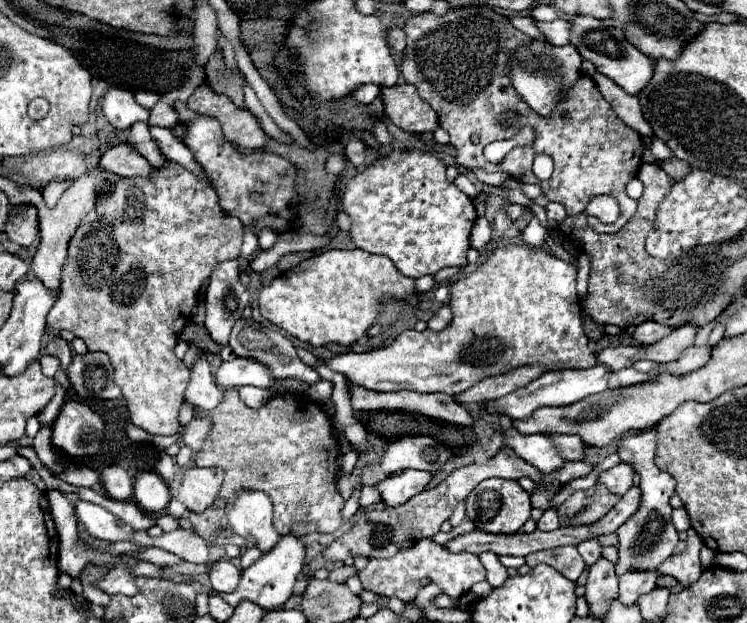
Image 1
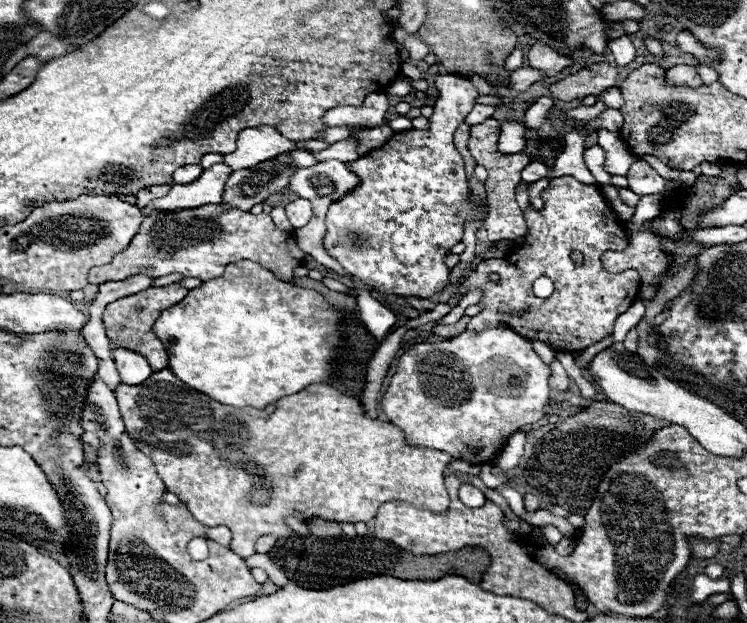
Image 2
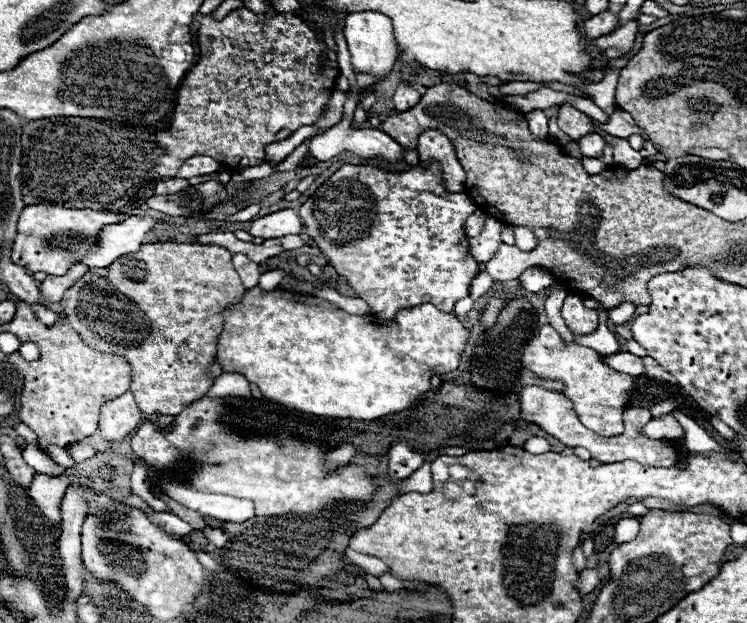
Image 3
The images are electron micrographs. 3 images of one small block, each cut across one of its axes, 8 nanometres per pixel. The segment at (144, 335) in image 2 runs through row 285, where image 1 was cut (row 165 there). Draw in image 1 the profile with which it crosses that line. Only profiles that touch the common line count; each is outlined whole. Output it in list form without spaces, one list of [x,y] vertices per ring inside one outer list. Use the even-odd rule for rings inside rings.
[[[170,162],[168,170],[158,170],[156,176],[152,178],[124,178],[118,180],[114,184],[114,192],[110,196],[106,196],[104,200],[100,200],[98,208],[86,216],[86,220],[78,226],[70,248],[68,248],[68,258],[66,264],[62,268],[62,286],[60,286],[60,296],[56,300],[56,304],[52,306],[52,310],[48,312],[48,334],[58,334],[60,330],[70,330],[74,332],[78,338],[82,338],[88,346],[90,352],[106,352],[110,356],[110,362],[114,366],[114,382],[120,386],[122,396],[126,398],[128,404],[128,412],[130,412],[130,420],[132,424],[136,424],[138,428],[146,430],[148,434],[178,434],[182,430],[180,422],[178,422],[178,410],[184,398],[184,390],[188,386],[188,378],[190,378],[190,370],[186,368],[186,364],[182,360],[178,360],[174,356],[174,346],[180,338],[180,332],[184,328],[184,324],[190,320],[190,312],[196,306],[196,298],[198,298],[198,290],[200,286],[208,280],[212,268],[224,260],[232,260],[240,256],[240,244],[242,244],[242,222],[234,216],[228,216],[220,204],[218,204],[218,196],[216,192],[198,182],[186,168],[182,168],[176,162]]]

